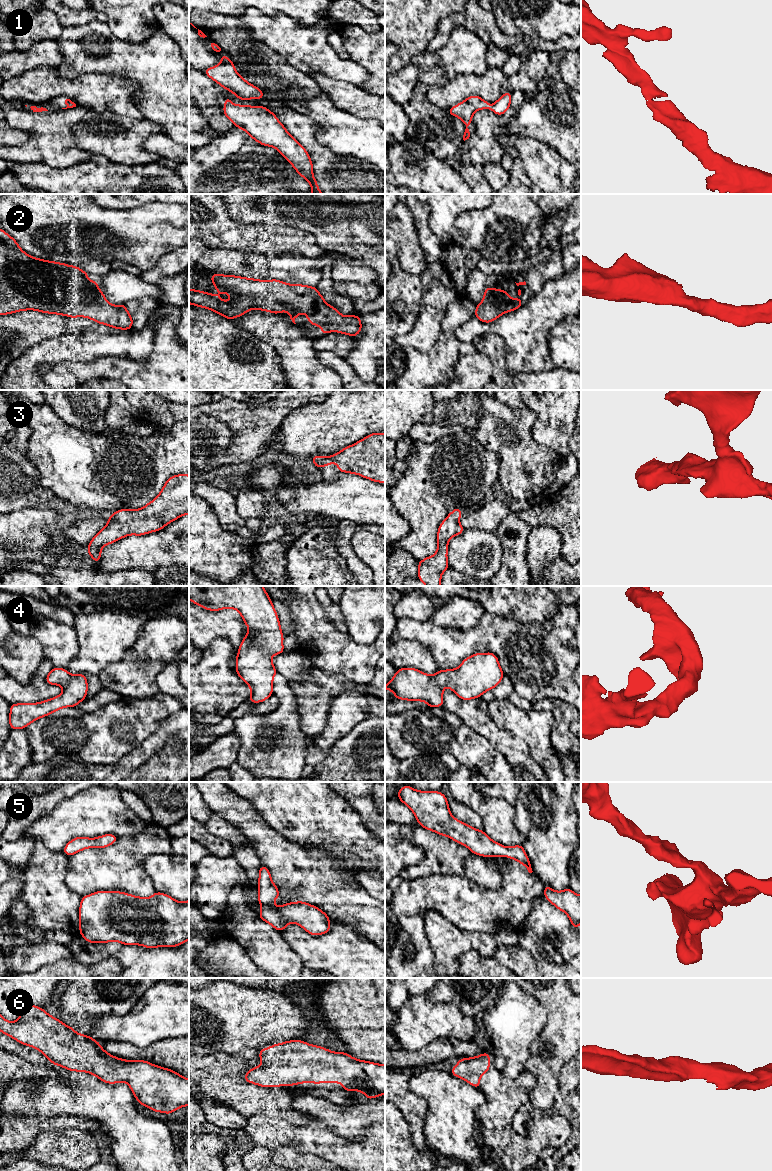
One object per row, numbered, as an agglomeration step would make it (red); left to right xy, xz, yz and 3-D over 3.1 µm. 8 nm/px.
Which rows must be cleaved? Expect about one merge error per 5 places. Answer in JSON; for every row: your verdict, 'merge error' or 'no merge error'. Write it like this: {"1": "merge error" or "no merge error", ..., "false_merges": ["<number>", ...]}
{"1": "no merge error", "2": "no merge error", "3": "no merge error", "4": "no merge error", "5": "no merge error", "6": "no merge error", "false_merges": []}

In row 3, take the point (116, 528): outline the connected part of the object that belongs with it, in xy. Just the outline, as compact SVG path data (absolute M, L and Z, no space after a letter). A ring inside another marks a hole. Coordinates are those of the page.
M173 475L159 495L141 509L119 509L111 514L106 526L90 541L87 552L98 564L105 545L129 535L159 531L186 514L189 514L189 475Z

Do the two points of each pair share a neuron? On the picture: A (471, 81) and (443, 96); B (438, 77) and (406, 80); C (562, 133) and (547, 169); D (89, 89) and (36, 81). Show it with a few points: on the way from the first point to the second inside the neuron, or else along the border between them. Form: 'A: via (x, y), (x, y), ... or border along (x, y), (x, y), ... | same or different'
A: via (464, 86), (450, 94) | same
B: border along (417, 69), (418, 81) | different
C: border along (534, 139), (547, 143), (570, 163) | different
D: via (76, 89), (49, 85) | same

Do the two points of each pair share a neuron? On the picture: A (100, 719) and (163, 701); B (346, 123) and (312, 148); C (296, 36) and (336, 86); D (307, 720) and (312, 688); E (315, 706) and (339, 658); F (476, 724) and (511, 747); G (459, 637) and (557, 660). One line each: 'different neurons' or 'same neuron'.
A: same neuron
B: different neurons
C: different neurons
D: same neuron
E: different neurons
F: same neuron
G: same neuron

